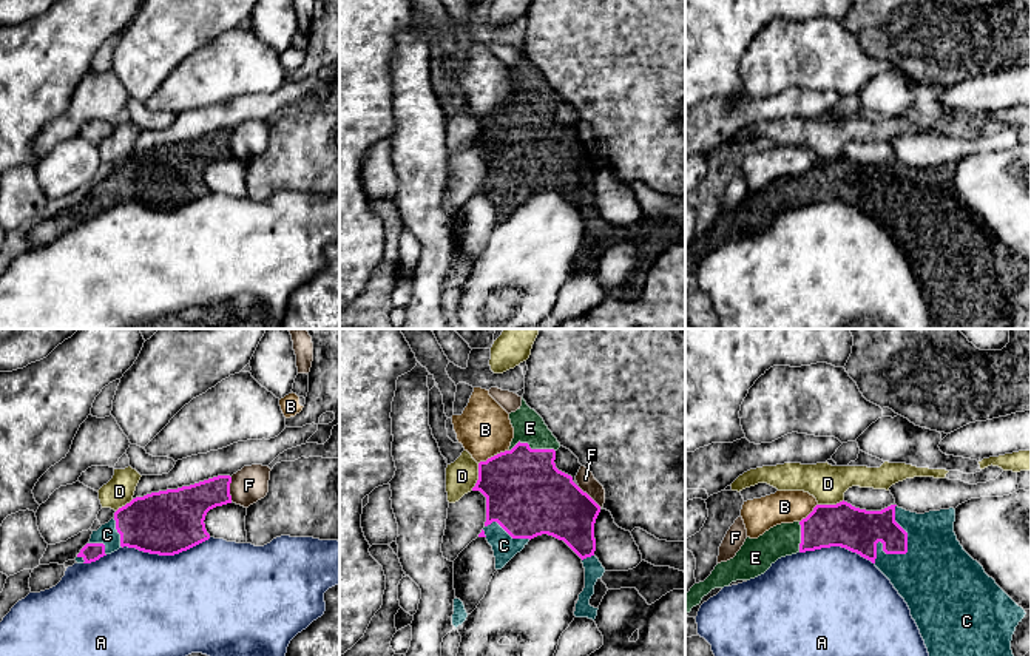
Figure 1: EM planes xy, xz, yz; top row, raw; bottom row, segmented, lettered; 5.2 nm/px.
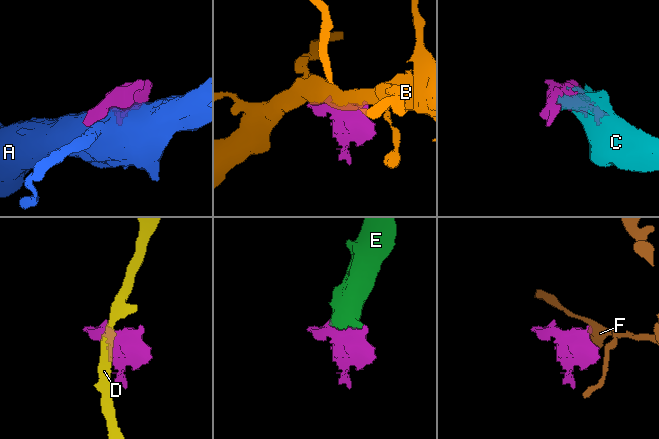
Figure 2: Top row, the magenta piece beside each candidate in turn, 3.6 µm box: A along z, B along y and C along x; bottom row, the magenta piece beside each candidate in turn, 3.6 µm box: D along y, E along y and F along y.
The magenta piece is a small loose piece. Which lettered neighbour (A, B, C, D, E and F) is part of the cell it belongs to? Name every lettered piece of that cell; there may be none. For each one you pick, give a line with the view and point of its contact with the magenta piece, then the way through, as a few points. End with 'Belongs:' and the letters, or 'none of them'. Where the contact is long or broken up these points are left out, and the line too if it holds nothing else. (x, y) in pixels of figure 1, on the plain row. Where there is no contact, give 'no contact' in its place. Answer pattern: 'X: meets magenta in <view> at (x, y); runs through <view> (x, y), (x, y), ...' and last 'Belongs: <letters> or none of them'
C: meets magenta in yz at (903, 207)
E: meets magenta in xz at (533, 104)
Belongs: C, E

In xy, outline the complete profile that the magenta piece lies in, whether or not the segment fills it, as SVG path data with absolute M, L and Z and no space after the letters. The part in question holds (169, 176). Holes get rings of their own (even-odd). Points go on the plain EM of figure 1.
M218 130L190 140L136 151L114 167L114 171L93 185L90 196L76 211L77 218L91 218L128 201L159 210L174 210L210 193L205 170L210 164L232 157L230 130Z

